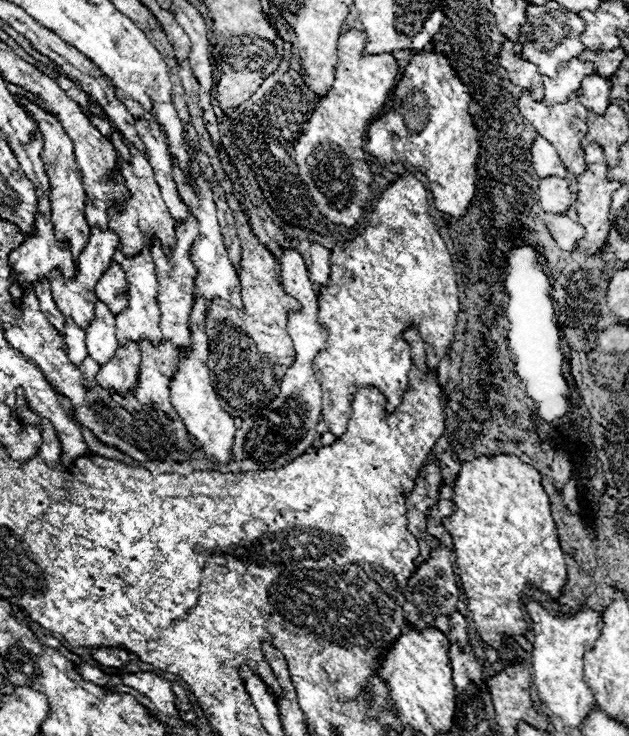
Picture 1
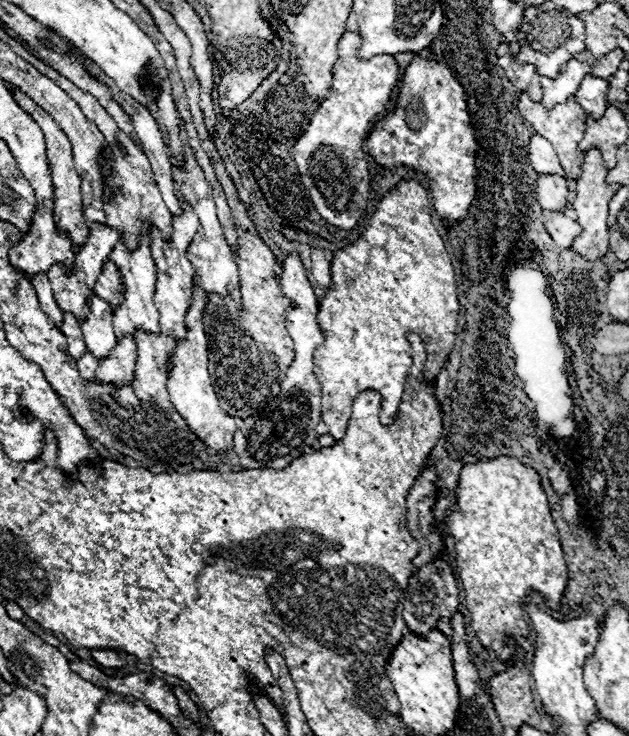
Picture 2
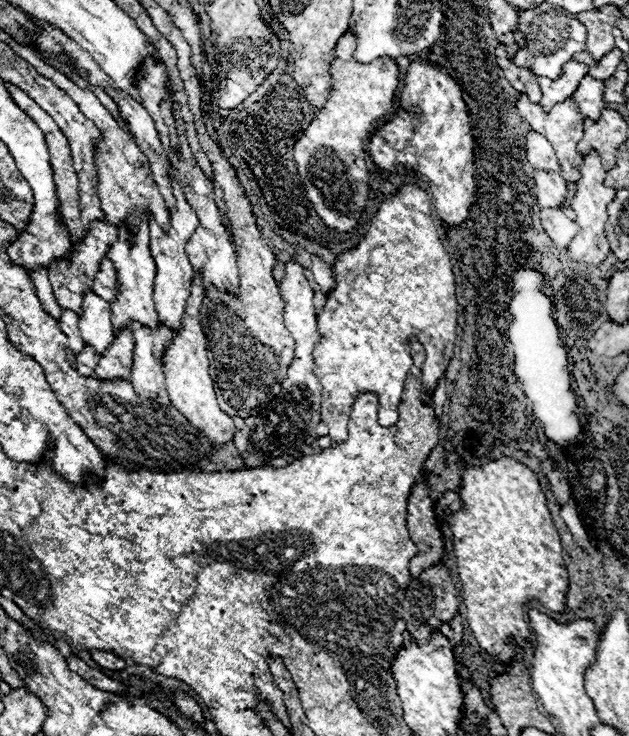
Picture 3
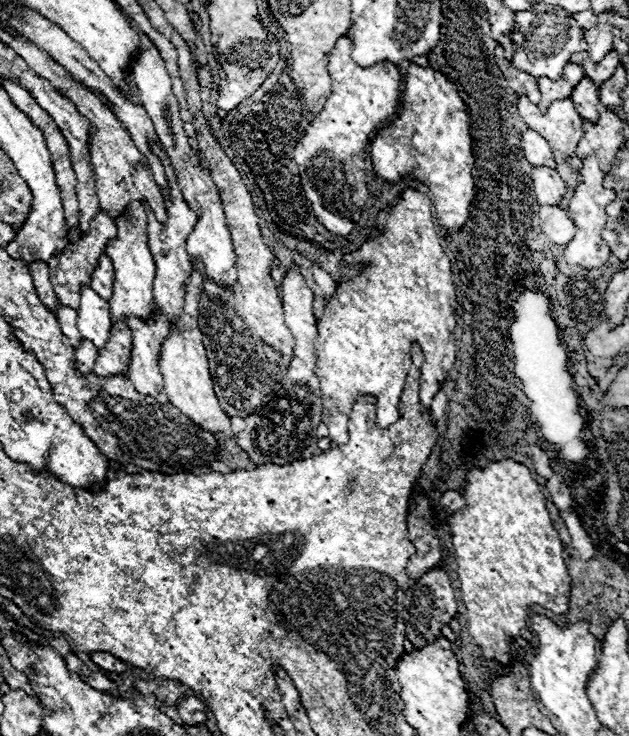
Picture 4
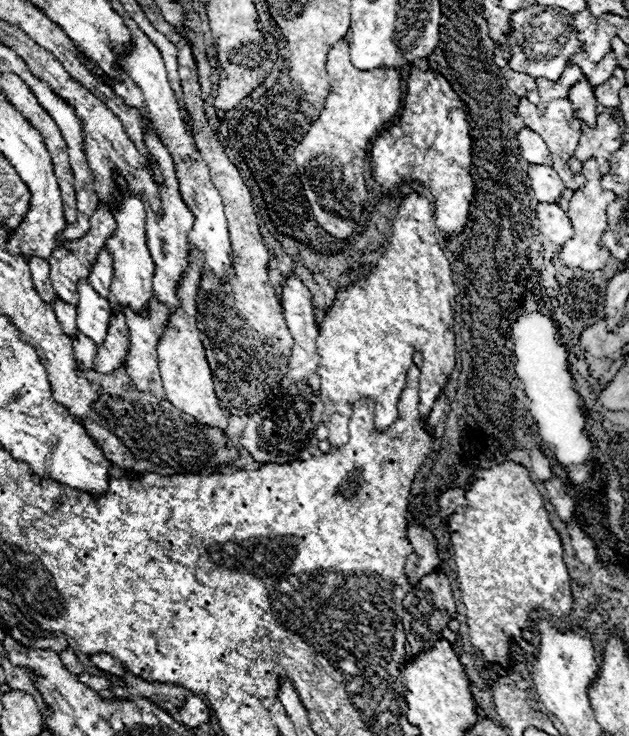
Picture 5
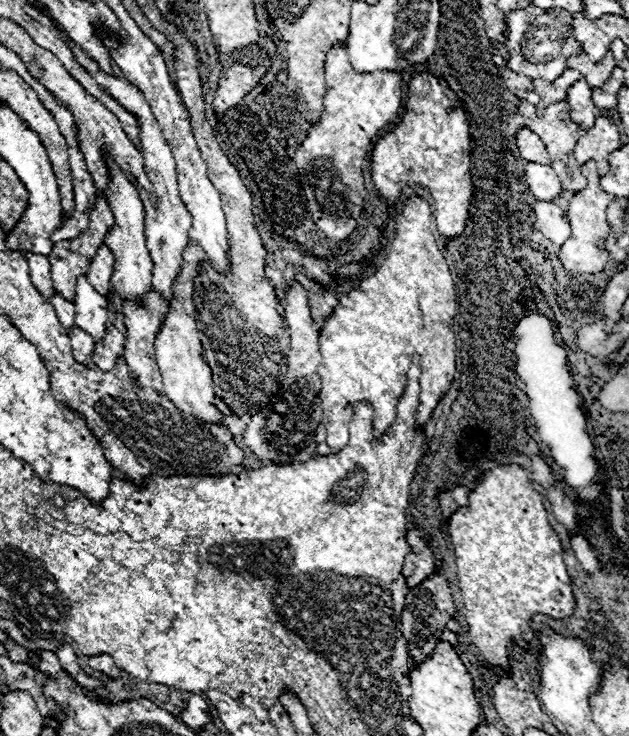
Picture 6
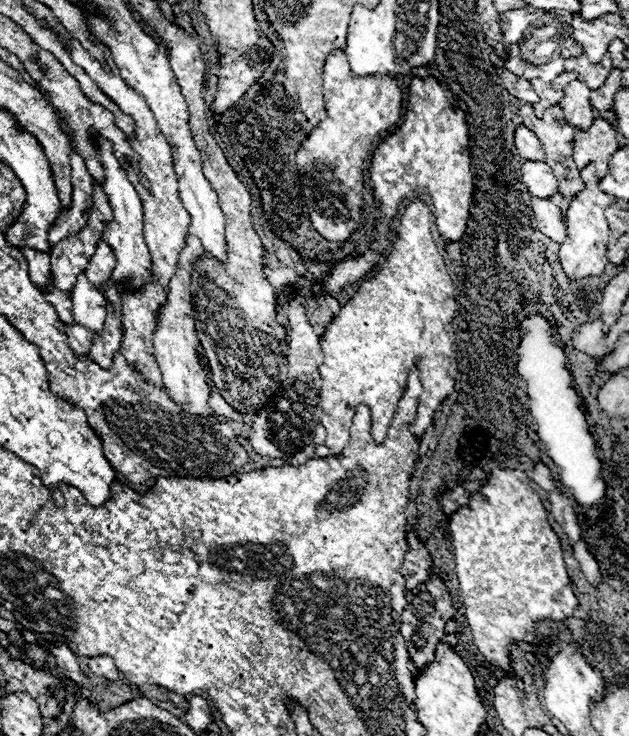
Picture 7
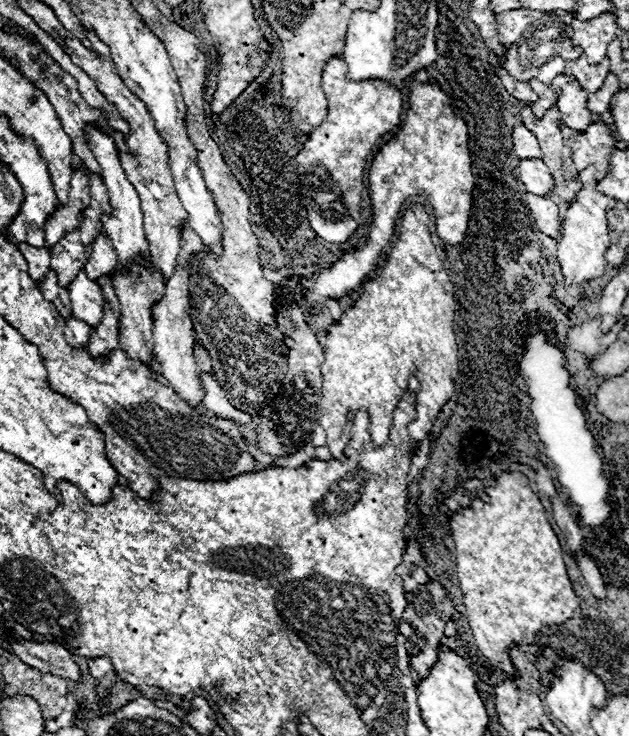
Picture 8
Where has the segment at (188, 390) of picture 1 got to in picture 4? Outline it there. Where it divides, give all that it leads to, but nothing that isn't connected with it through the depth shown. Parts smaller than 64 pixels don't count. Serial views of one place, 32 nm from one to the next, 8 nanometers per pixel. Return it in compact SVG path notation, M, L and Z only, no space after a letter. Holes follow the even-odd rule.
M194 264L192 274L184 282L184 286L186 286L184 308L182 308L178 320L170 326L170 332L160 346L160 370L164 376L164 390L168 394L170 404L176 406L178 410L182 410L184 414L188 414L198 426L204 426L204 430L212 430L218 434L220 440L226 440L226 438L230 438L230 418L220 408L218 398L214 394L206 348L202 342L202 332L198 328L198 298L200 298L200 290L202 290L202 278L204 278L204 266Z

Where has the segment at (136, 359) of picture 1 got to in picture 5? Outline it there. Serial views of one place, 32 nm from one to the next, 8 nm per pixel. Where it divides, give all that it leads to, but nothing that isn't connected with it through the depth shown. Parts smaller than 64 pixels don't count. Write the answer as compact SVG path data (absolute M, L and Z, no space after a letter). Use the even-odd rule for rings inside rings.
M112 316L108 322L108 334L102 346L96 348L96 358L94 358L94 370L108 374L114 372L126 358L128 350L128 328L124 322L124 316Z

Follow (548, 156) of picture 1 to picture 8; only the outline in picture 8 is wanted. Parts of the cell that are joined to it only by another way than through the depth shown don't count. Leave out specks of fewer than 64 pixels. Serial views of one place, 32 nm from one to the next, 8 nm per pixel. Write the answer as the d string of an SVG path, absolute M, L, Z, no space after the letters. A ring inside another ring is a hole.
M524 124L514 126L512 144L514 144L514 150L520 158L540 158L540 154L542 154L534 134L528 132L528 128L524 128Z

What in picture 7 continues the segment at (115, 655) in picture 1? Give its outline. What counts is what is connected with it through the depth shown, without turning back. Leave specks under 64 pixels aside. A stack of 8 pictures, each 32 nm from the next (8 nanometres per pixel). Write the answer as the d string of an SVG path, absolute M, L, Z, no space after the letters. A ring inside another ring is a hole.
M108 656L90 658L88 666L90 666L90 670L92 670L94 676L104 676L108 682L118 680L118 676L120 676L118 670L116 670L116 666L114 666L114 662L112 662L112 658L108 658Z

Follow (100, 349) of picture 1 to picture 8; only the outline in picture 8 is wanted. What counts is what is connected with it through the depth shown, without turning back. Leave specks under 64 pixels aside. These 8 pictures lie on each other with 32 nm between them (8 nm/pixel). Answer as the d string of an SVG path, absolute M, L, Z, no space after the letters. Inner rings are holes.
M80 272L68 286L70 294L70 304L72 304L72 314L88 326L98 326L102 318L102 306L104 306L104 296L98 288L96 282L92 282L86 272Z

